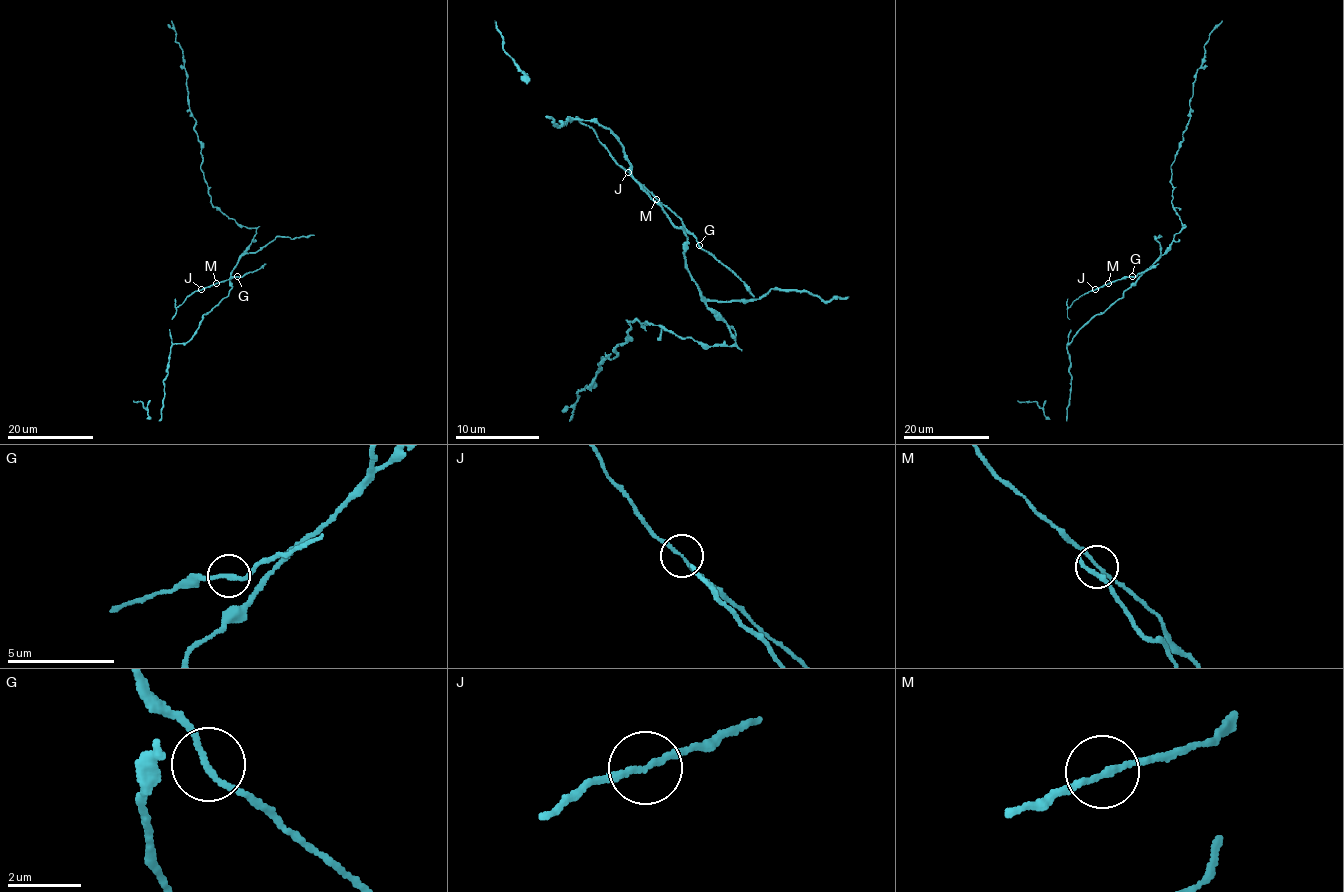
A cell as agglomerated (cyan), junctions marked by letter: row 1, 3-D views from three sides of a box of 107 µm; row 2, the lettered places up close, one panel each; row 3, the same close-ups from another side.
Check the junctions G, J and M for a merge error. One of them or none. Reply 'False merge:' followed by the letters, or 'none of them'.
False merge: none of them

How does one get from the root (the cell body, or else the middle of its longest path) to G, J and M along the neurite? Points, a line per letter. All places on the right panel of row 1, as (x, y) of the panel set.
G: (1164, 252), (1134, 283), (1132, 276)
J: (1164, 252), (1134, 283), (1131, 276), (1124, 276), (1094, 289)
M: (1164, 252), (1134, 283), (1131, 276), (1108, 283)

